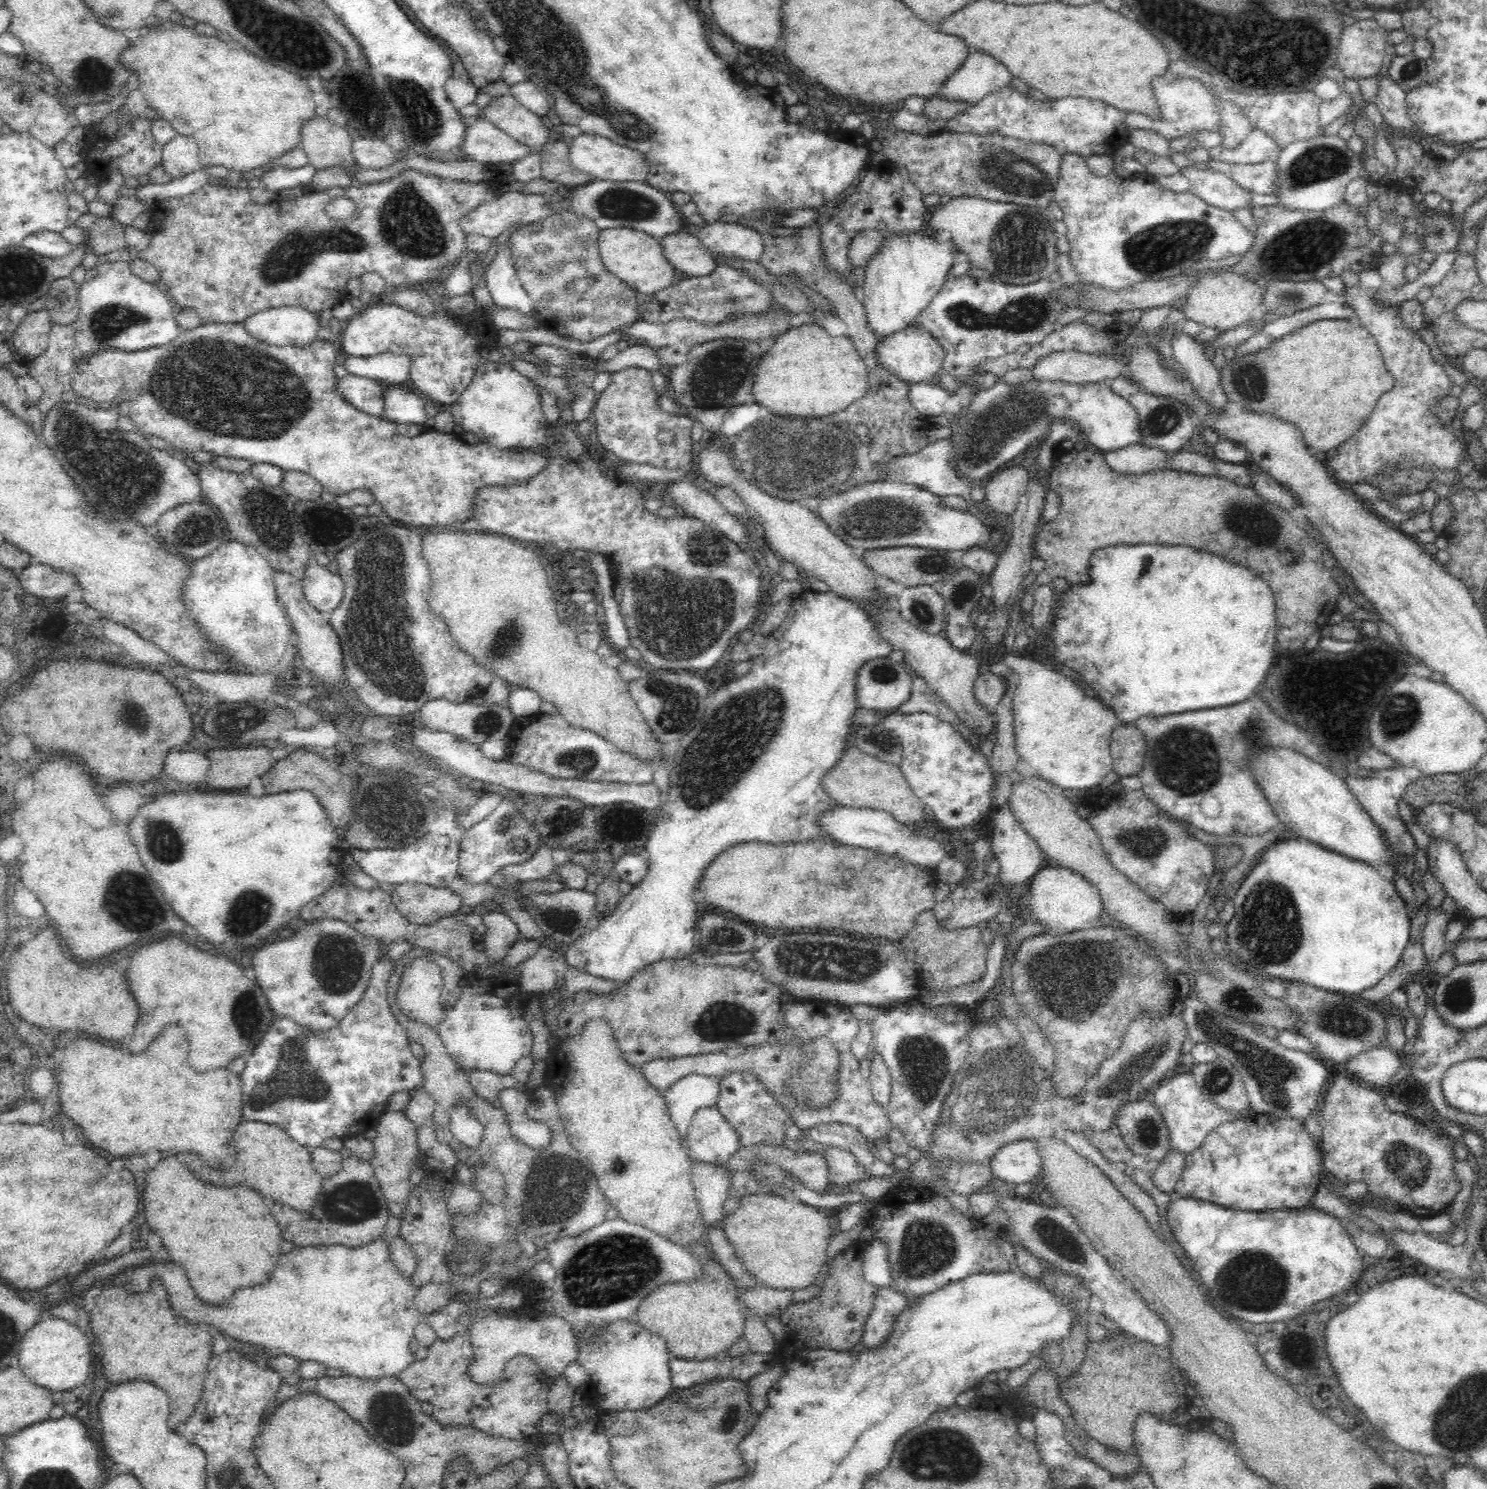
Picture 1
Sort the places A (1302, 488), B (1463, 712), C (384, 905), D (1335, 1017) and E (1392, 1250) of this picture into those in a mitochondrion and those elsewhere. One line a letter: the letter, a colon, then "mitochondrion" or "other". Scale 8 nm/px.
A: other
B: other
C: other
D: mitochondrion
E: other

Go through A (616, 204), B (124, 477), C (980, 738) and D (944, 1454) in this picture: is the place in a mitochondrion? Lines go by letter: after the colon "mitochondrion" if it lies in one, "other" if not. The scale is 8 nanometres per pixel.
A: mitochondrion
B: mitochondrion
C: other
D: mitochondrion

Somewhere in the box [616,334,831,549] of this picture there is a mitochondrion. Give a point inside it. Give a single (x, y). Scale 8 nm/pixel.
(718, 377)

